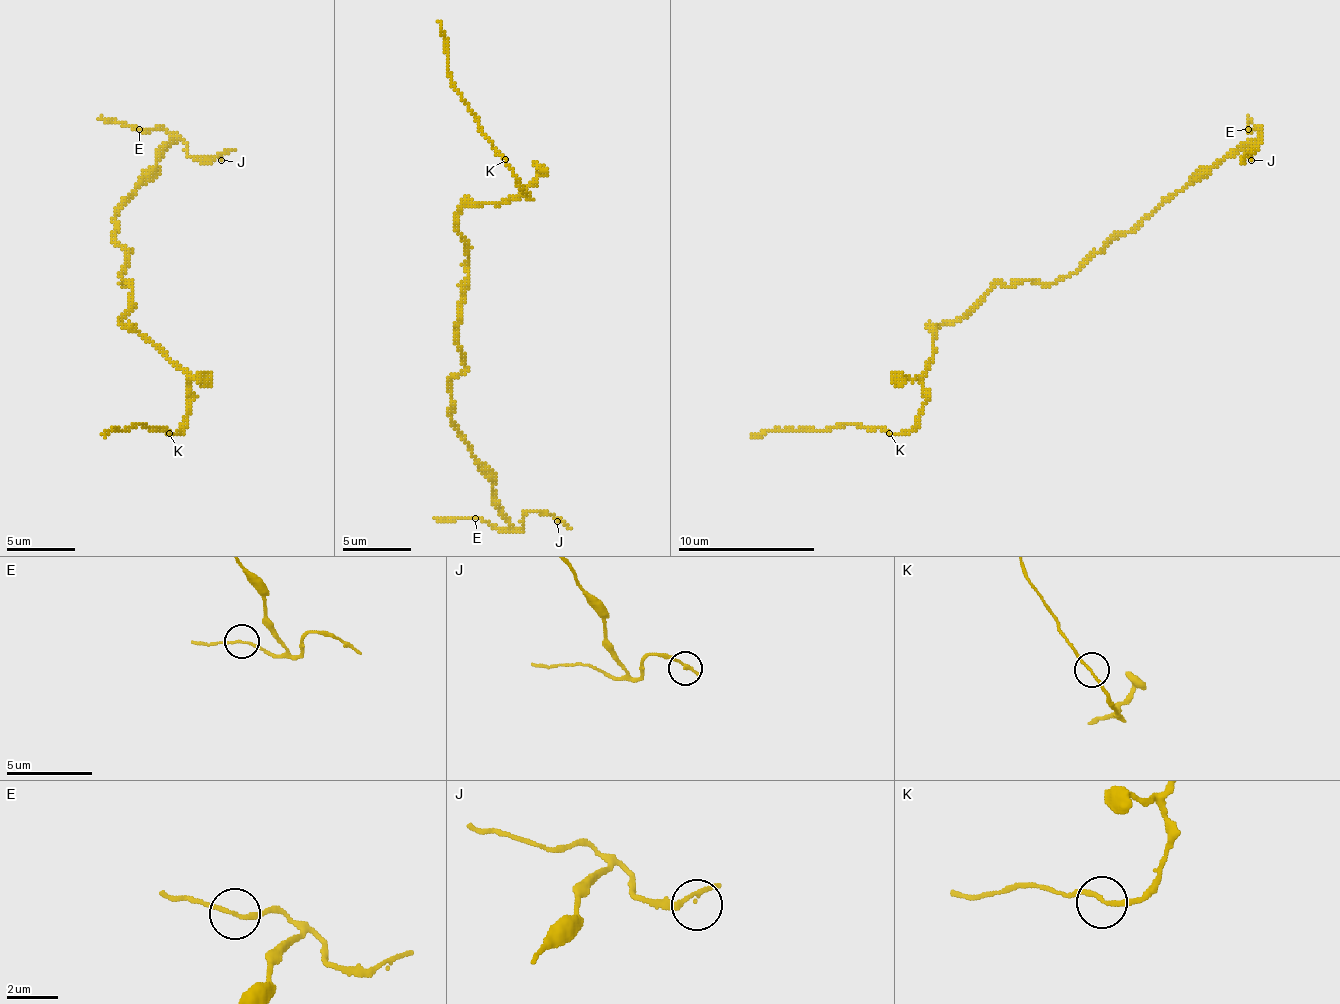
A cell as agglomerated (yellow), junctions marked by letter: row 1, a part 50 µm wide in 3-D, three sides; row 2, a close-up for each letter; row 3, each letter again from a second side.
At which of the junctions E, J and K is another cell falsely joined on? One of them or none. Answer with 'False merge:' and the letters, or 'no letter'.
False merge: K

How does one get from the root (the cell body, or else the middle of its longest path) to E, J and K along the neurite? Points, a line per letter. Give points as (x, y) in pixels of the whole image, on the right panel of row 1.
E: (1001, 287), (1070, 277), (1111, 239), (1132, 232), (1245, 150), (1258, 136), (1258, 129), (1248, 129)
J: (1001, 287), (1070, 277), (1111, 239), (1132, 232), (1258, 140), (1241, 157), (1251, 160)
K: (1001, 287), (995, 283), (957, 321), (936, 328), (933, 362), (923, 376), (923, 413), (909, 431), (888, 434)

